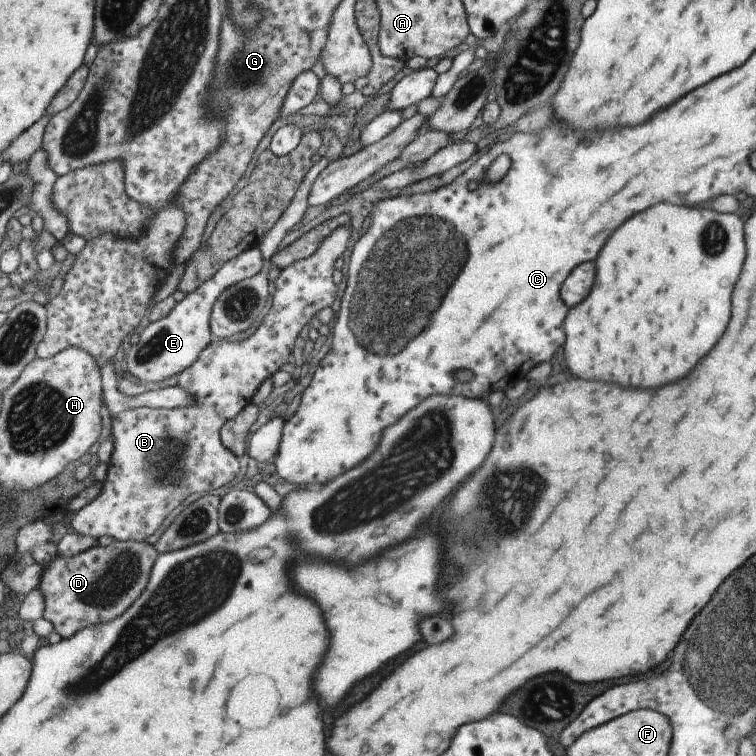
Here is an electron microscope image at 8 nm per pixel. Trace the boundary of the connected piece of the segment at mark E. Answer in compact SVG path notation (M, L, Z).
M255 247L243 251L230 260L210 281L202 284L194 293L189 293L161 320L150 322L140 334L138 342L132 344L124 357L124 369L139 381L158 383L187 370L199 355L213 342L210 322L218 298L233 285L253 278L264 267L264 248Z

